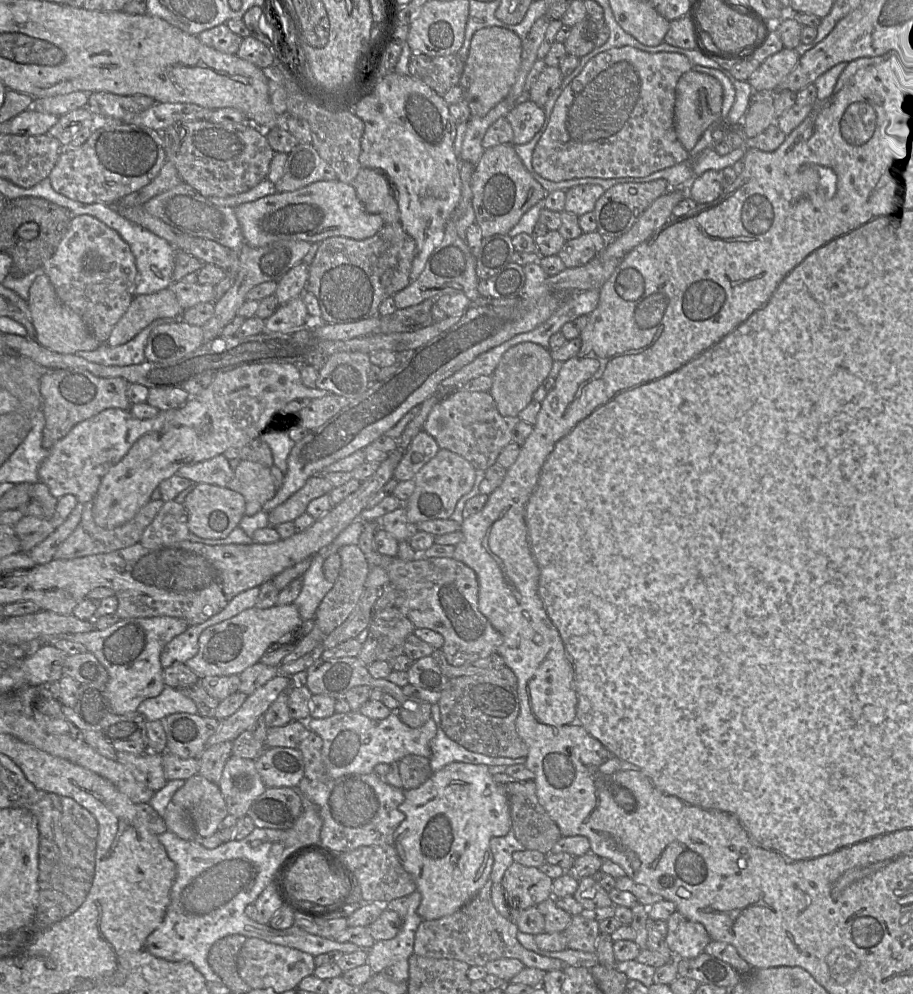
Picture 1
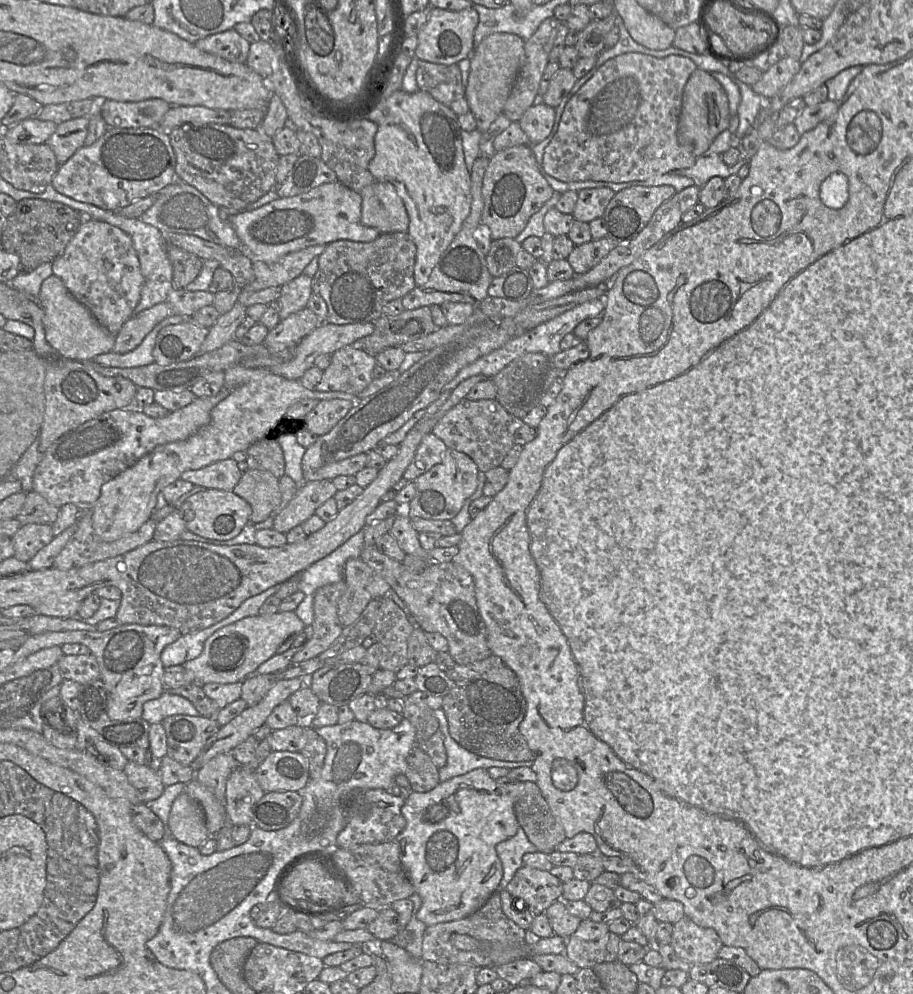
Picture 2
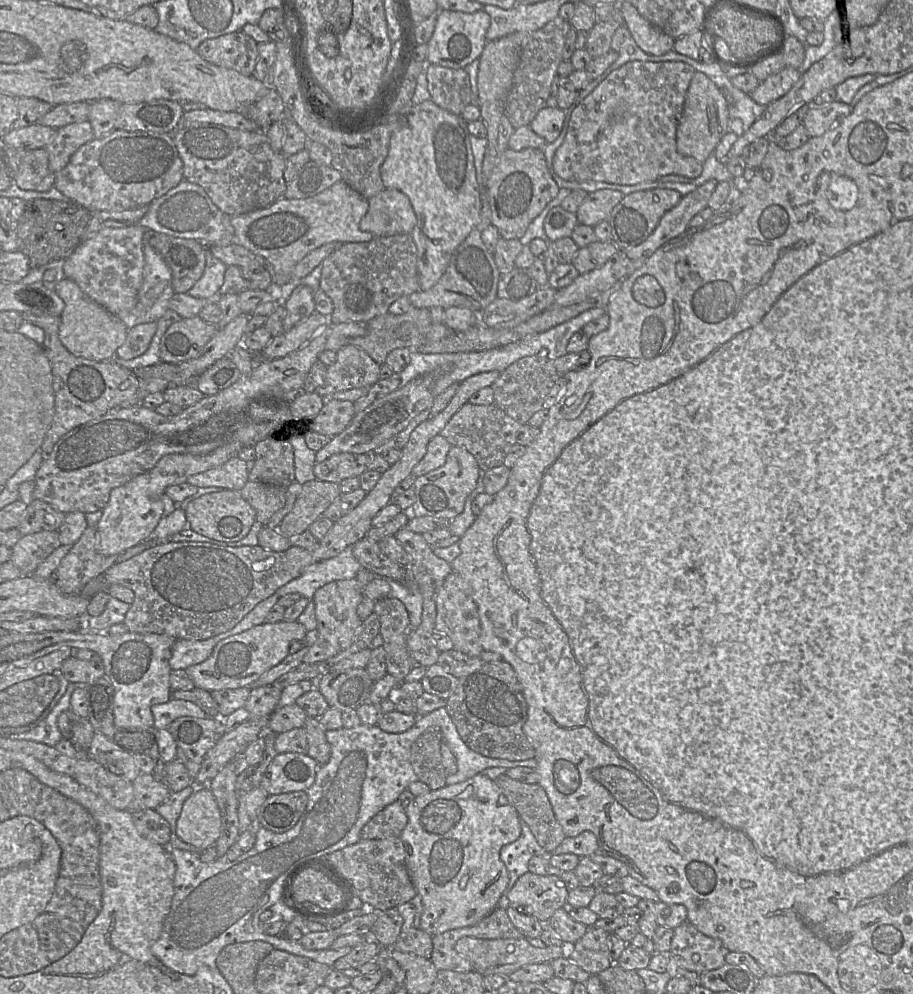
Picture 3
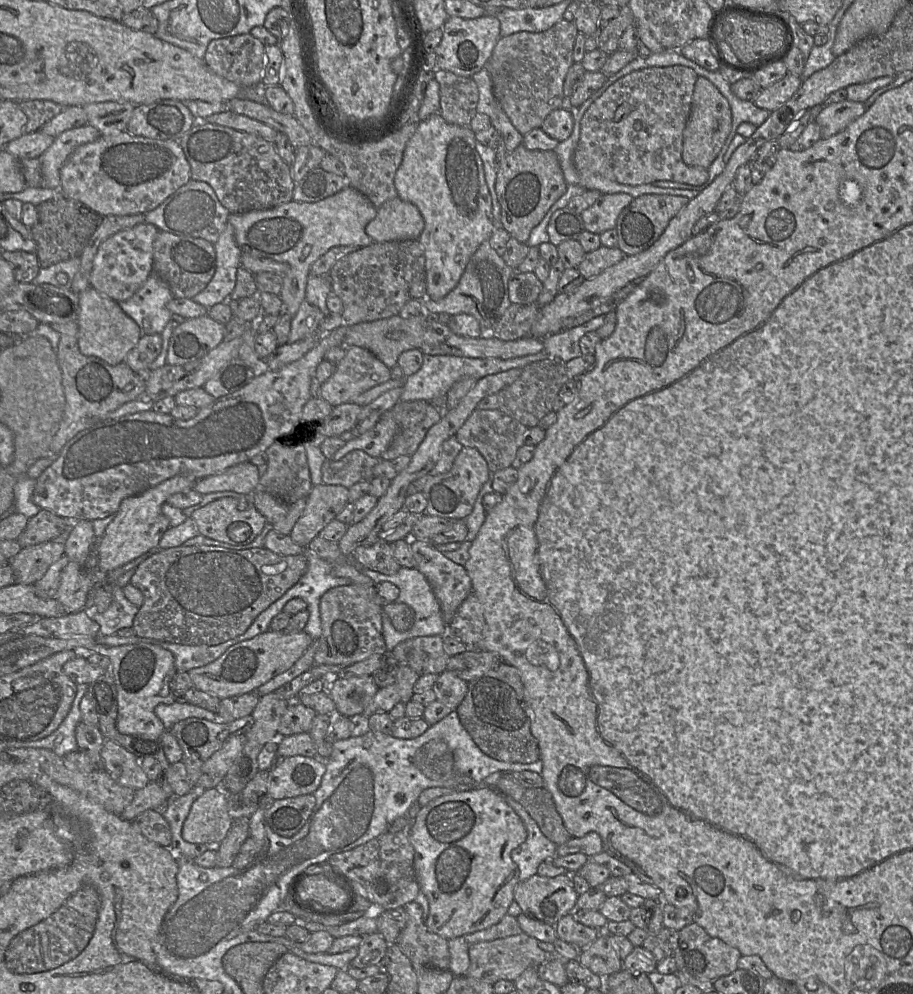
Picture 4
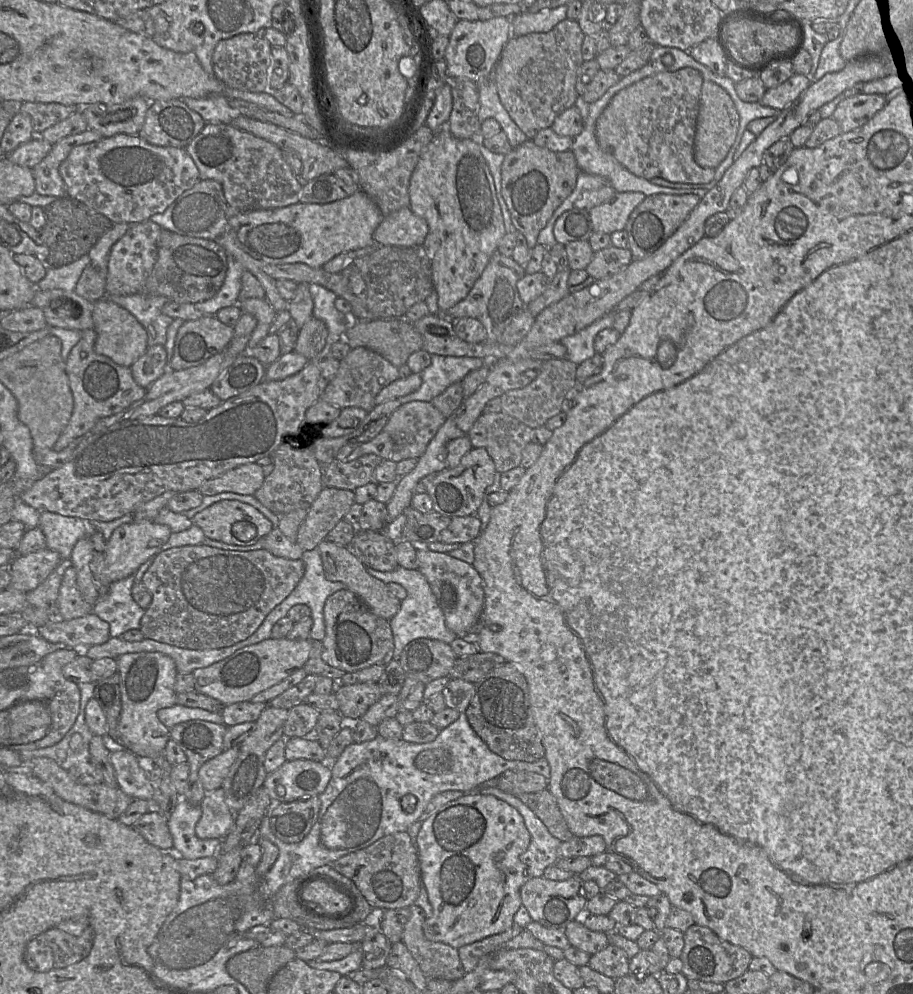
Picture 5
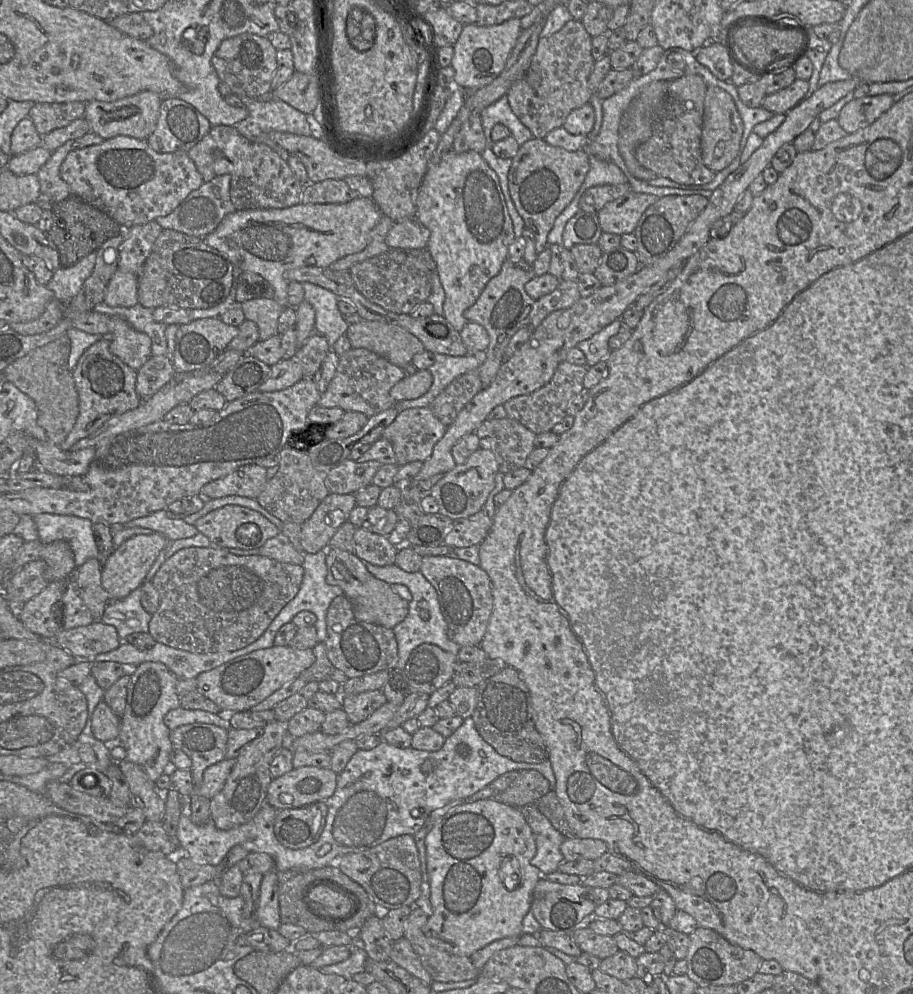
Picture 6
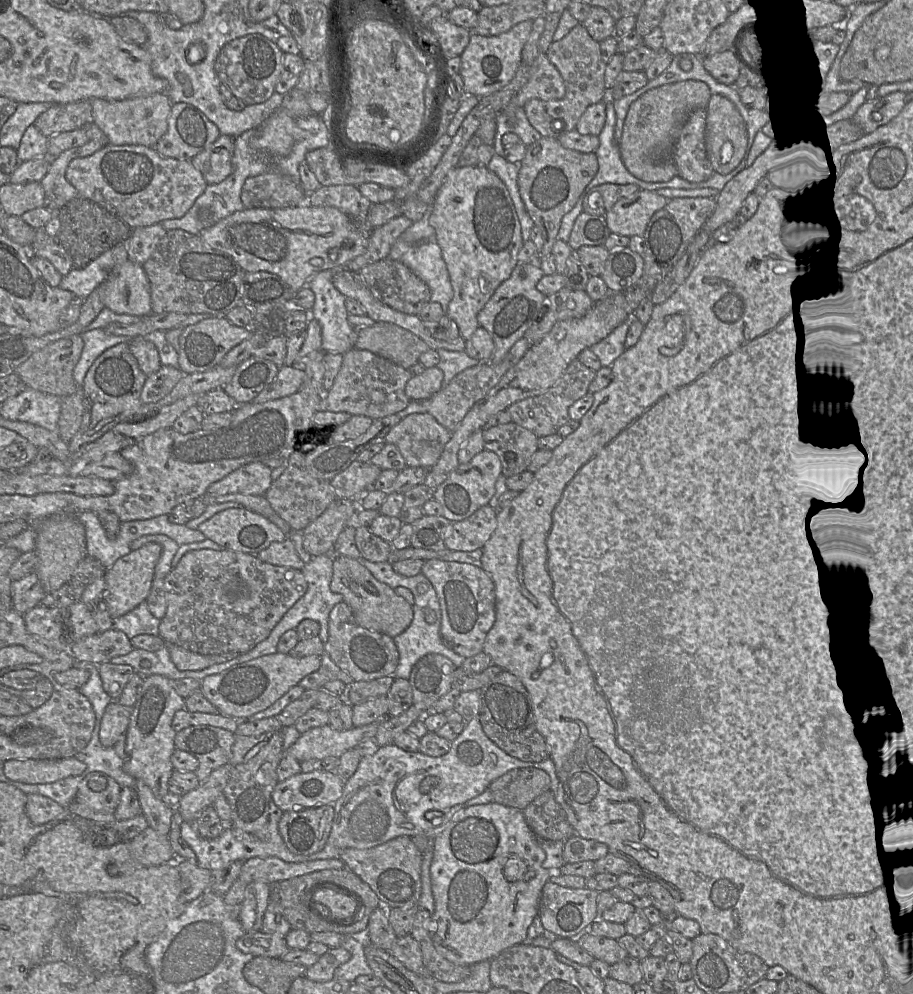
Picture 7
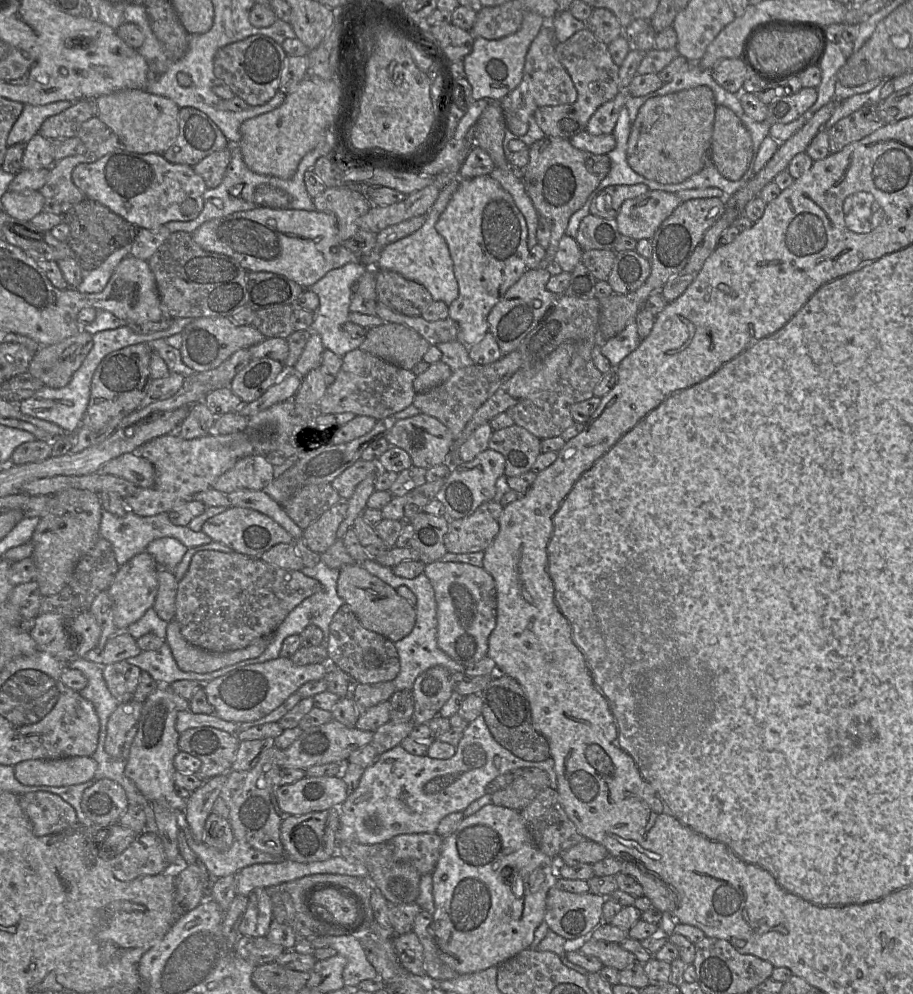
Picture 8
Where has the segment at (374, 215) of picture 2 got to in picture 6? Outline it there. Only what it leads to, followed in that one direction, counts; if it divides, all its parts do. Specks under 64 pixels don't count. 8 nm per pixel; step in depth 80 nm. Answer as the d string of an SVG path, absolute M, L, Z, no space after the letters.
M416 219L394 221L386 236L390 249L424 250L429 241L430 231Z

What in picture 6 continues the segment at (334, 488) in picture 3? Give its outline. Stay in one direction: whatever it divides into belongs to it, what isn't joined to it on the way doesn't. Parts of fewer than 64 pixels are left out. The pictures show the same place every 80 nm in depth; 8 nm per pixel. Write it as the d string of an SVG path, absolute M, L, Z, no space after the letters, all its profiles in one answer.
M330 493L317 507L312 516L301 526L301 546L306 554L315 554L327 550L331 538L338 529L348 521L351 511L357 506L354 494Z

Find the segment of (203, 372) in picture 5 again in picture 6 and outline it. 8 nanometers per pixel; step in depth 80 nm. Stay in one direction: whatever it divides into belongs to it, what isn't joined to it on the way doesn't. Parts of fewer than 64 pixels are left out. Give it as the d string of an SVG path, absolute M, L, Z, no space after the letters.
M213 372L205 375L191 375L183 378L181 381L176 381L173 378L155 394L143 399L135 409L110 419L94 434L78 441L72 446L72 450L96 448L100 445L100 443L105 443L107 440L121 433L162 420L165 415L175 406L180 404L188 404L190 400L199 393L206 390L215 389L216 384L222 379L222 377L223 375Z

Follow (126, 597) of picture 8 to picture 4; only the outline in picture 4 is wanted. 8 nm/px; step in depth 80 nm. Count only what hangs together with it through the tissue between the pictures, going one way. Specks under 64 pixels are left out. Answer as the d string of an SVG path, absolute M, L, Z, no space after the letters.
M182 475L173 476L143 493L124 499L118 511L112 516L104 535L98 539L100 570L109 573L142 554L158 548L164 533L171 527L162 513L162 506L175 493L193 488L193 479Z

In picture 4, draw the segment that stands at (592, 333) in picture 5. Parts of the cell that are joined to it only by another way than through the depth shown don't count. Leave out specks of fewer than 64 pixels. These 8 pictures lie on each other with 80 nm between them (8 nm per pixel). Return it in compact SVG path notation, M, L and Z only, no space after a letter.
M596 316L584 324L544 337L544 351L549 357L559 357L565 362L582 356L579 344L581 338L586 333L600 328L604 324L604 320L605 316Z

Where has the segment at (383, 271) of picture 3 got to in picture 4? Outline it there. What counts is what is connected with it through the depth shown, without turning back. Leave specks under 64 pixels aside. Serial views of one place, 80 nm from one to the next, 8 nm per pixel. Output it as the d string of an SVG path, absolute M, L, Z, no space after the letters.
M418 240L374 242L340 258L328 276L332 293L343 303L341 316L348 326L398 315L407 302L427 298L425 254Z

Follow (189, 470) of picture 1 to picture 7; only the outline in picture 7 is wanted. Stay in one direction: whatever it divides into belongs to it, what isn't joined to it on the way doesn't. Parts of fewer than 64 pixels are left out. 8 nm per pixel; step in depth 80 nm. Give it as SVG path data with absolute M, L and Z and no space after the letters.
M261 462L246 464L211 484L207 494L221 496L240 493L263 496L273 482L271 472L272 469Z

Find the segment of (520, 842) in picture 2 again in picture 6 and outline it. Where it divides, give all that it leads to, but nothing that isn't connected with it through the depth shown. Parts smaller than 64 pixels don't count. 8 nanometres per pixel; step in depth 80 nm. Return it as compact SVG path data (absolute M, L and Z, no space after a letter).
M527 806L522 811L532 829L537 847L531 864L537 867L542 875L557 871L564 861L560 847L566 838L536 807Z

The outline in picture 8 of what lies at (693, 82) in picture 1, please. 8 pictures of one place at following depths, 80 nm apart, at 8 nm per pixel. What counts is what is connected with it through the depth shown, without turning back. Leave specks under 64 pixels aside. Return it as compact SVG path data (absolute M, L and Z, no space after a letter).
M716 105L710 158L728 180L740 180L753 155L751 135L740 118L728 107Z

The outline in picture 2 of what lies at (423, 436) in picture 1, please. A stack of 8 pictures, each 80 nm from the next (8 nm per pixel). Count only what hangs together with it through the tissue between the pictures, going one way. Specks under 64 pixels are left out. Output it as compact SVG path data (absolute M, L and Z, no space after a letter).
M433 433L425 435L413 461L405 470L403 479L413 482L417 477L439 464L447 449L445 443Z

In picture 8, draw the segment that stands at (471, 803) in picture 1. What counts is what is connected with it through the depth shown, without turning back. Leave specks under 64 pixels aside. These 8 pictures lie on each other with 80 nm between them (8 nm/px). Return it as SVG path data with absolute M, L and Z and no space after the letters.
M491 803L482 807L476 813L464 817L456 830L451 835L443 838L440 858L432 877L435 900L432 931L436 952L443 962L461 975L481 971L491 966L498 966L519 952L530 948L535 930L544 921L547 894L551 888L555 887L559 875L557 873L557 862L537 847L521 812Z

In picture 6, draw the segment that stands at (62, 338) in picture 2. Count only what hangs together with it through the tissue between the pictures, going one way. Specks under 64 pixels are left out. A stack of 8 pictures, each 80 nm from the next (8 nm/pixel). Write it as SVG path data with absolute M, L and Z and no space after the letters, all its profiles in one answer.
M112 316L109 319L109 334L102 337L109 337L110 351L133 370L139 370L152 356L151 338L146 333L135 330L122 318Z

